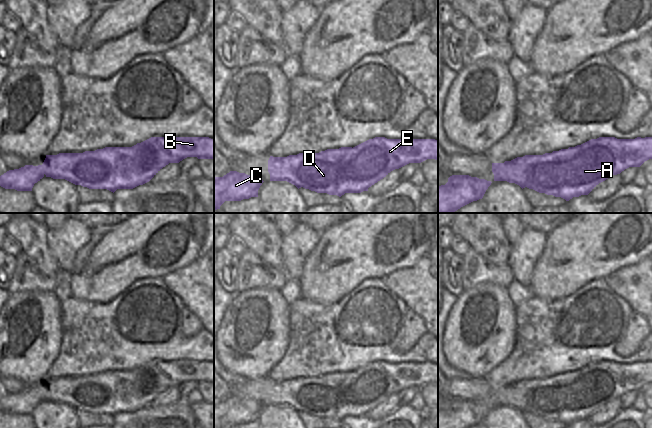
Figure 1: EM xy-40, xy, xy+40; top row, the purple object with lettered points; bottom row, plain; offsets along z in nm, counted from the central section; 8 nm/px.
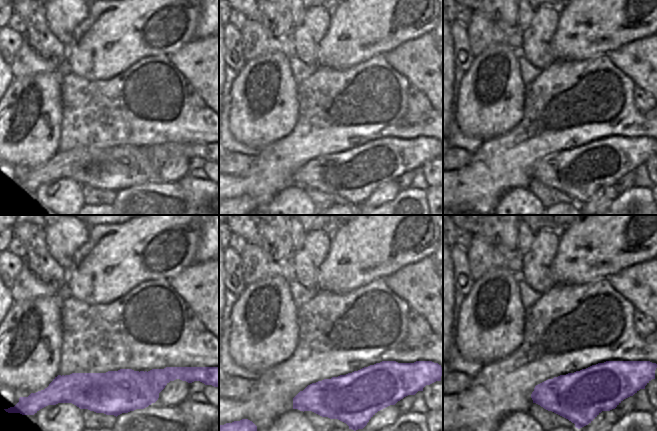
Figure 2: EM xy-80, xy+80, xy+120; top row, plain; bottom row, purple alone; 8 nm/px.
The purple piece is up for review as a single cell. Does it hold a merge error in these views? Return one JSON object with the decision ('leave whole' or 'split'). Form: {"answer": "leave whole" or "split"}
{"answer": "split"}

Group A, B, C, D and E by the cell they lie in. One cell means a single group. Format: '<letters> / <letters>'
A B D E / C

